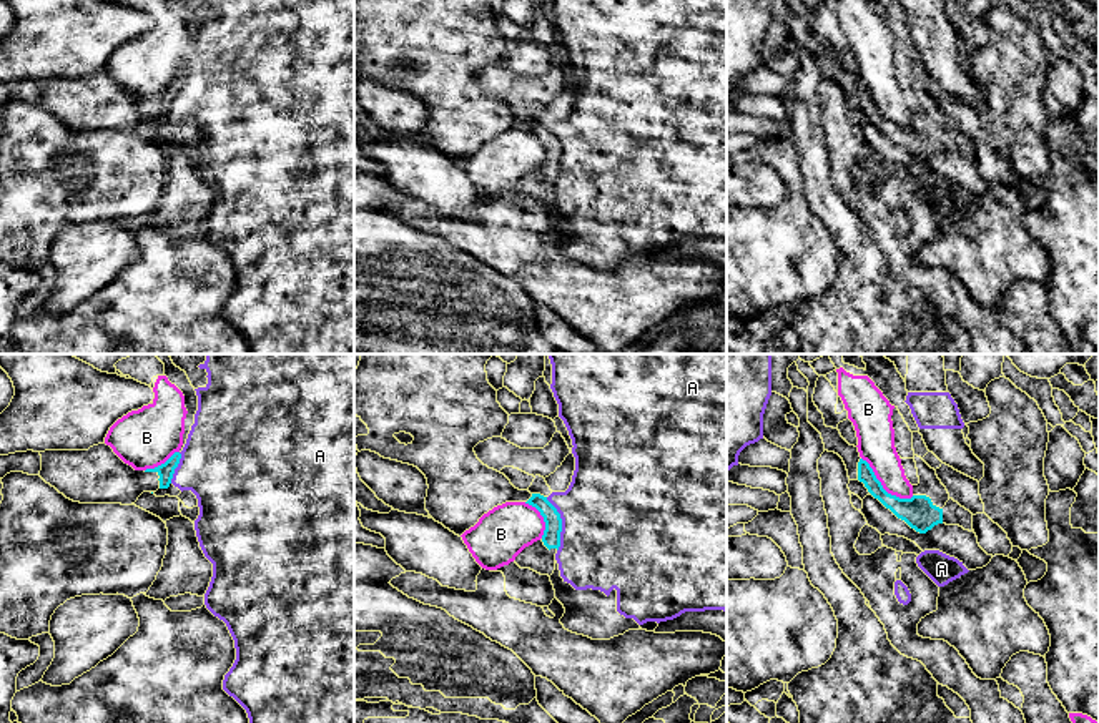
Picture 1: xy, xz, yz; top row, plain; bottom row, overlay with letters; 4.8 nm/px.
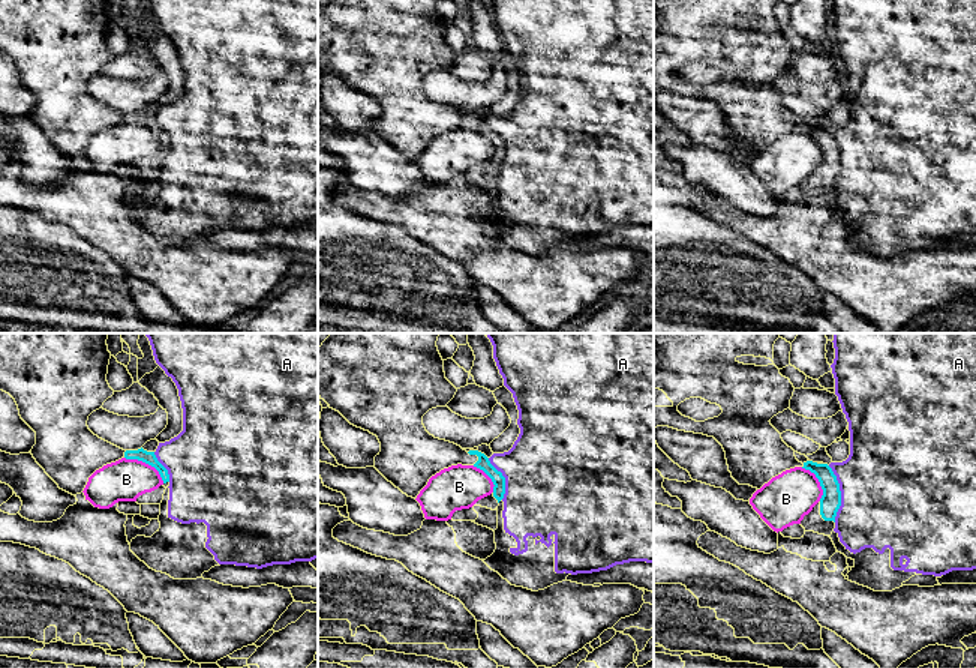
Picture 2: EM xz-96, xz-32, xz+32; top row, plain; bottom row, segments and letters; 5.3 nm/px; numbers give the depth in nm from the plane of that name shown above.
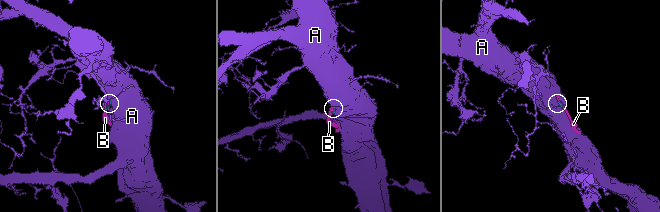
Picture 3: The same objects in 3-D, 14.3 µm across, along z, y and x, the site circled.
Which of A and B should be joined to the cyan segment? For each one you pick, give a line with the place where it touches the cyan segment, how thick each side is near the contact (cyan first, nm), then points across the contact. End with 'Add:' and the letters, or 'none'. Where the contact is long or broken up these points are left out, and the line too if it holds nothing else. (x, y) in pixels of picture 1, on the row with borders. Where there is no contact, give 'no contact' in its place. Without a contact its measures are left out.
Add: none

